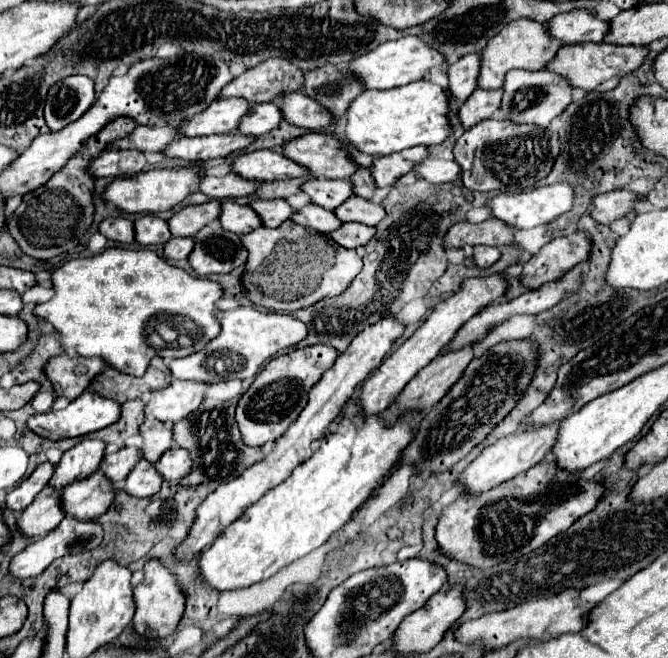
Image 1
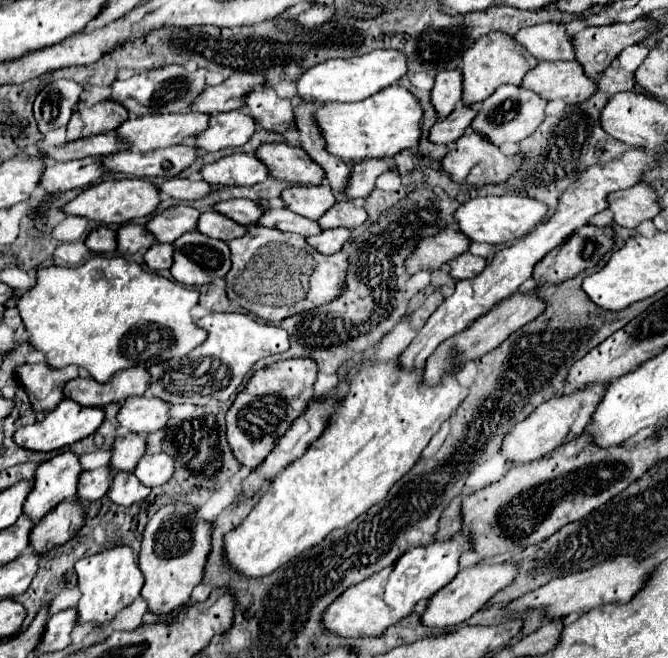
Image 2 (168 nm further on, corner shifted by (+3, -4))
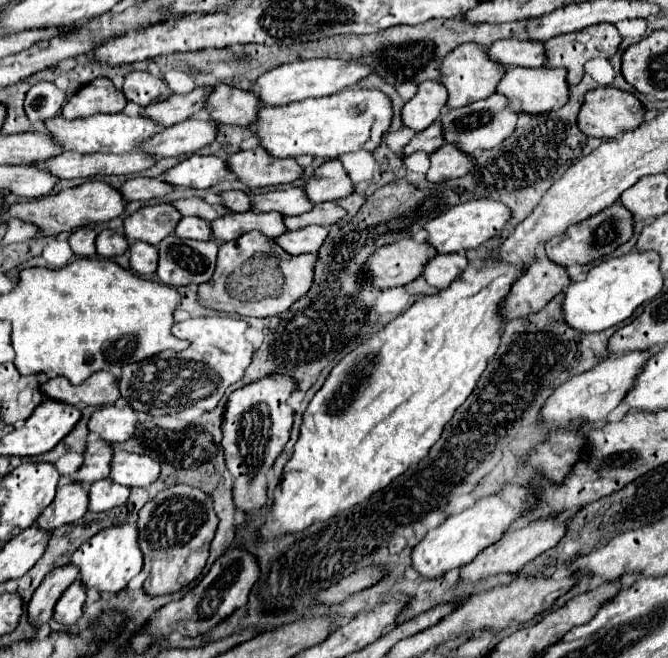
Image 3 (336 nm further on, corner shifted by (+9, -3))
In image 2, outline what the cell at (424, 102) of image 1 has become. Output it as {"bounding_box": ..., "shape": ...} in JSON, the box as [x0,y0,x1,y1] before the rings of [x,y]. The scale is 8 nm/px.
{"bounding_box":[315,84,423,160],"shape":[[[393,84],[383,92],[359,102],[331,102],[315,112],[315,120],[325,136],[327,150],[341,160],[365,160],[395,156],[401,150],[413,148],[421,140],[423,108],[417,96],[407,88]]]}

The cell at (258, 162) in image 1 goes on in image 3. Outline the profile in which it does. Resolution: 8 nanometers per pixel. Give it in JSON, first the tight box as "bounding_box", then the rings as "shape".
{"bounding_box":[165,155,229,189],"shape":[[[191,155],[165,171],[165,183],[173,187],[207,189],[219,183],[225,175],[229,175],[229,167],[225,167],[223,159],[213,155]]]}

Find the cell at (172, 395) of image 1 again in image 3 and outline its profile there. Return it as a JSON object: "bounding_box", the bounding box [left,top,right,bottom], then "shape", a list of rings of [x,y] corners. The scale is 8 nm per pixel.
{"bounding_box":[87,405,137,445],"shape":[[[107,405],[107,407],[97,409],[91,415],[87,427],[89,427],[89,433],[97,433],[103,441],[113,445],[113,443],[121,443],[133,437],[135,425],[137,425],[135,411],[129,405],[121,409]]]}

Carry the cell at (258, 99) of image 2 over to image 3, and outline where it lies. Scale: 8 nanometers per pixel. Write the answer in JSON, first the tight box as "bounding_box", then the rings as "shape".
{"bounding_box":[205,85,257,125],"shape":[[[215,85],[205,103],[211,119],[217,123],[231,125],[251,125],[257,119],[257,97],[251,91],[243,91],[231,85]]]}

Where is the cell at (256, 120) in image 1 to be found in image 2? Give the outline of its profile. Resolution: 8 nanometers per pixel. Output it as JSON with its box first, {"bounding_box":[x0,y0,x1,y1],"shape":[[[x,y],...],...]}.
{"bounding_box":[191,108,257,152],"shape":[[[247,108],[231,110],[223,114],[213,114],[211,124],[203,136],[195,136],[191,140],[193,146],[205,152],[225,150],[225,148],[239,148],[257,132],[255,118],[247,112]]]}

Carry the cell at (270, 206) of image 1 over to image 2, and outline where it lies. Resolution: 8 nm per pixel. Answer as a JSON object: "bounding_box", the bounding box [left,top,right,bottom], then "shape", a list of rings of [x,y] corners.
{"bounding_box":[213,200,265,226],"shape":[[[227,200],[227,202],[219,202],[213,210],[229,216],[231,220],[243,226],[257,224],[257,220],[265,214],[265,210],[255,200]]]}

